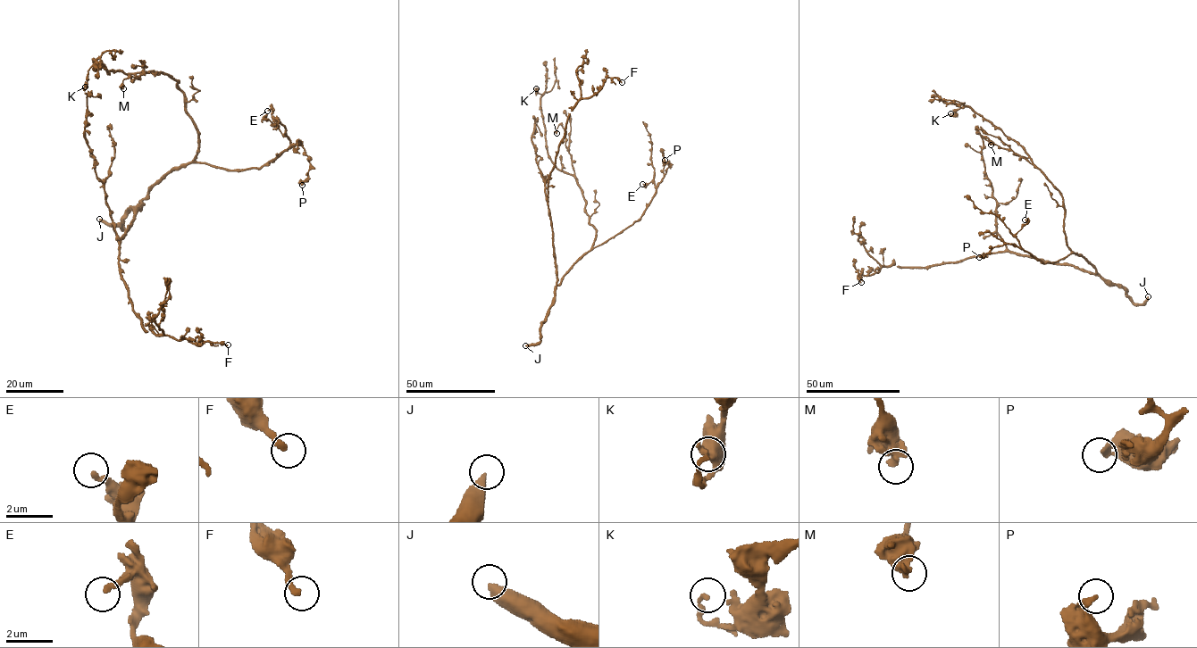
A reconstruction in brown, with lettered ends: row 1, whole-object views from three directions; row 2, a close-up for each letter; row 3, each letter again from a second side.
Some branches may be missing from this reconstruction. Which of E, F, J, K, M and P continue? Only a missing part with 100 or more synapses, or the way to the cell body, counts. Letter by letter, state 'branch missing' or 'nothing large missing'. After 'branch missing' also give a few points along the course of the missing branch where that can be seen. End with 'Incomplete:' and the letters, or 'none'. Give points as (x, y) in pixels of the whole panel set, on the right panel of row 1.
E: nothing large missing
F: nothing large missing
J: nothing large missing
K: nothing large missing
M: nothing large missing
P: nothing large missing
Incomplete: none

